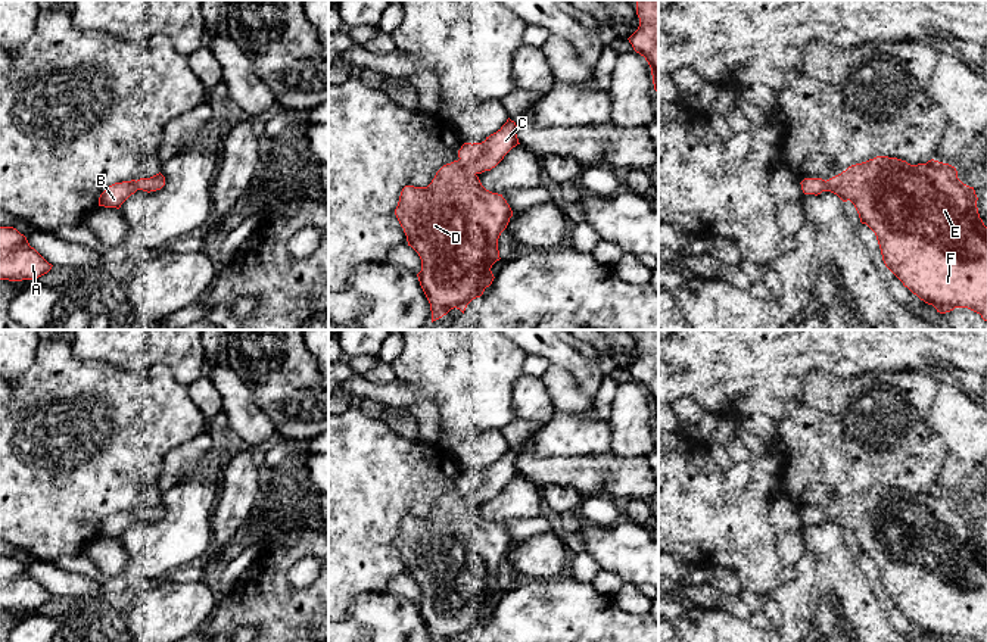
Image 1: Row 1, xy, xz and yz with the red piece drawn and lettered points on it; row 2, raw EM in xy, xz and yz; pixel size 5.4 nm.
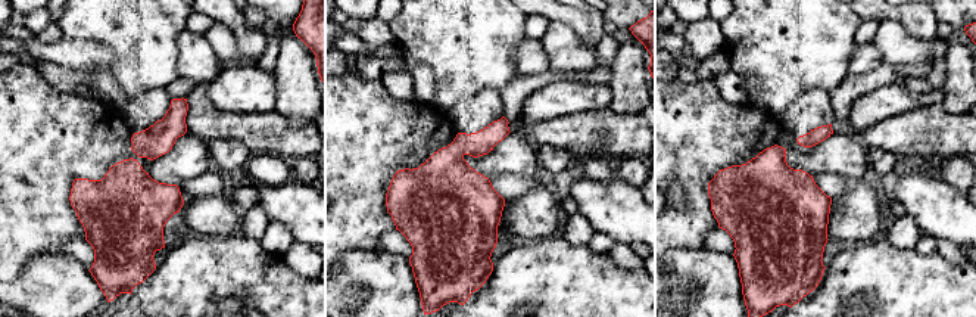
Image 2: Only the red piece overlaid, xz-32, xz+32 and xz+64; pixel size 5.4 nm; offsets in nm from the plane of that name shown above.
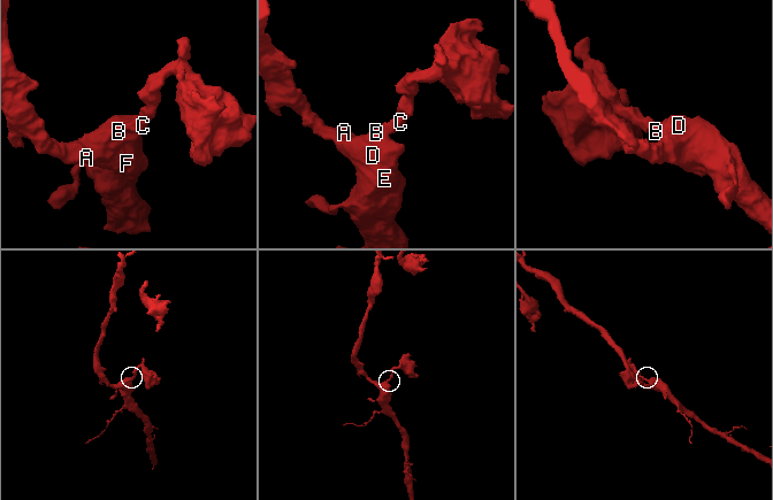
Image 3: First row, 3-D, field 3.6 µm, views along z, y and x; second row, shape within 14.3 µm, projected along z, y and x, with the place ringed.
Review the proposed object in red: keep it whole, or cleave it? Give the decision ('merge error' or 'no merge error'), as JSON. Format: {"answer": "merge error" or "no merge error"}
{"answer": "no merge error"}

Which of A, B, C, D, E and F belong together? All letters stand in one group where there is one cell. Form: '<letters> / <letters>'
A B C D E F

